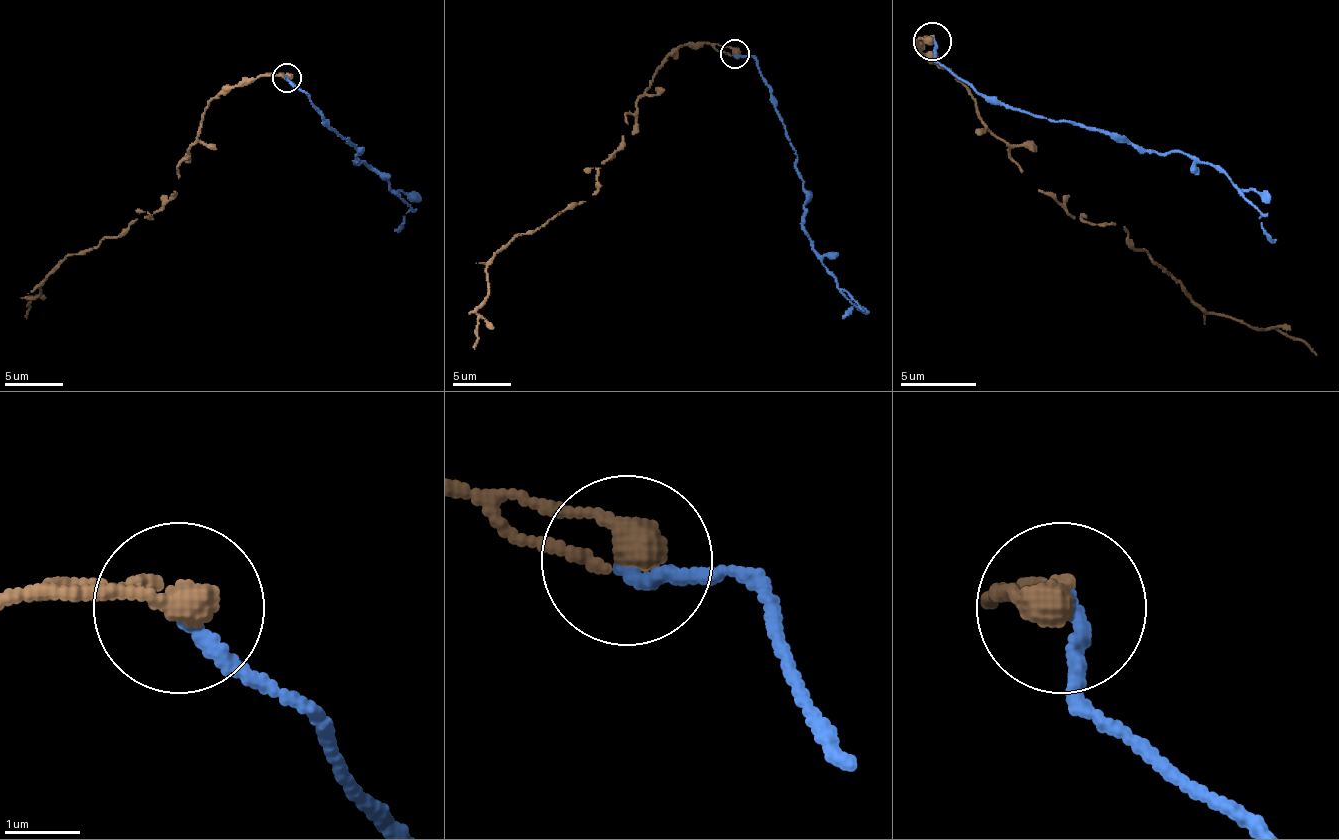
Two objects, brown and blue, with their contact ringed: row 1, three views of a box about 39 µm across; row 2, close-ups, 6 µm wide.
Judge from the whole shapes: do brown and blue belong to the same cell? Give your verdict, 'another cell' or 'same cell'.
same cell

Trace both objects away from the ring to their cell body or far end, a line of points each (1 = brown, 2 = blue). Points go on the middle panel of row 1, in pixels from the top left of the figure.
1: (735, 53), (717, 44), (685, 44), (656, 68), (586, 202), (516, 234), (487, 266), (475, 348)
2: (735, 56), (758, 65), (773, 97), (796, 155), (805, 234), (858, 304), (843, 319)

